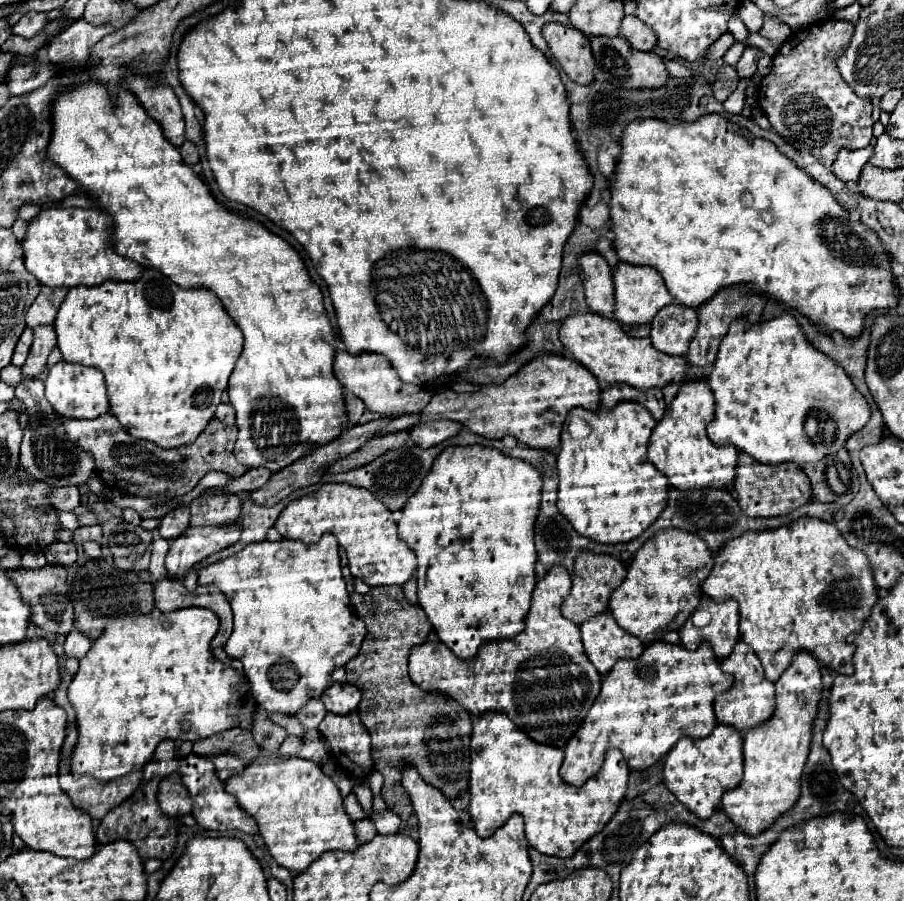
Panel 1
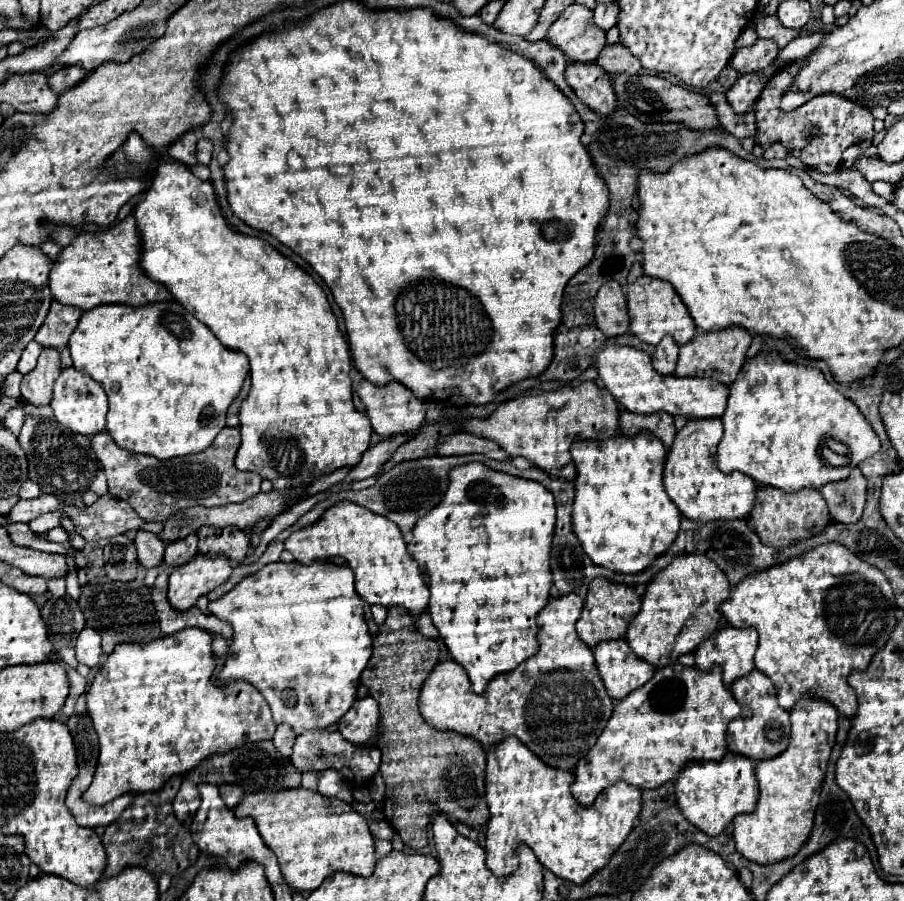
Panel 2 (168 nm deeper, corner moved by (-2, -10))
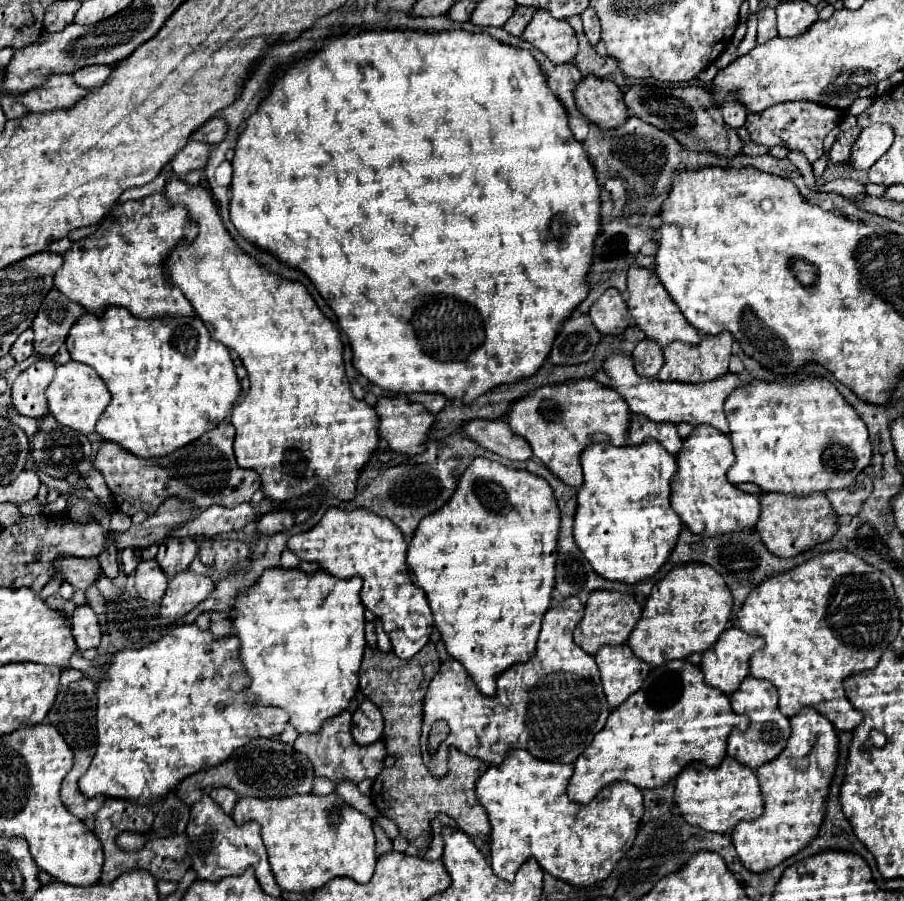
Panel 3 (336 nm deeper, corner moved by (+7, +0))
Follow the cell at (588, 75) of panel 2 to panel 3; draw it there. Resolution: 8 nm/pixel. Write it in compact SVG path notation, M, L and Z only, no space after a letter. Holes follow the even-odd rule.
M586 76L574 90L578 110L598 128L612 130L628 120L628 110L620 88L596 76Z

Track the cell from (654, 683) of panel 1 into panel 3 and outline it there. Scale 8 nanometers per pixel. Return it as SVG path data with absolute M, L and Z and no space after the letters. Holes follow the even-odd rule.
M672 660L668 664L662 664L650 672L644 686L636 694L632 694L626 704L620 704L618 710L610 712L604 730L594 736L592 744L574 762L568 796L572 802L588 804L590 800L594 800L594 796L598 796L602 788L614 782L630 782L638 788L652 790L674 780L690 762L702 762L710 768L718 766L726 756L726 740L734 728L744 732L748 728L748 718L736 714L730 706L730 698L718 692L718 688L710 688L704 682L702 670L698 666L688 660Z

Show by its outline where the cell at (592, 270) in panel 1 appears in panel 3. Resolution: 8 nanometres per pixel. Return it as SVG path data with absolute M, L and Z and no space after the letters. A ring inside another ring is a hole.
M614 288L606 290L602 298L590 308L590 318L602 334L622 334L630 326L630 314L622 294Z

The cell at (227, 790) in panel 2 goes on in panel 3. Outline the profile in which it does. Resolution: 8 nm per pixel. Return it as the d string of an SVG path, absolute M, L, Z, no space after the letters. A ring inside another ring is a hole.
M214 788L214 790L210 792L210 798L212 798L214 802L218 802L218 806L224 808L226 814L230 814L232 808L234 808L234 804L236 804L236 800L238 800L238 794L232 792L230 788Z

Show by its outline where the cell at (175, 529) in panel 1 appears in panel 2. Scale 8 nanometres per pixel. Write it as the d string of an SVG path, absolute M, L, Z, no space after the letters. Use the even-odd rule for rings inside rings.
M189 534L179 542L171 542L165 546L165 564L181 566L189 562L197 554L197 534Z

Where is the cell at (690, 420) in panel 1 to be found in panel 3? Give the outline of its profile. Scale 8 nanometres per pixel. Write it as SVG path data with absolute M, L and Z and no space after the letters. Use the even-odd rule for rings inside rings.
M698 426L690 438L684 440L682 452L676 456L678 474L672 484L672 508L678 512L682 522L690 532L700 536L720 536L726 532L748 532L756 528L760 516L760 500L752 494L744 494L740 488L726 480L730 464L734 464L734 450L730 448L730 438L710 426Z

